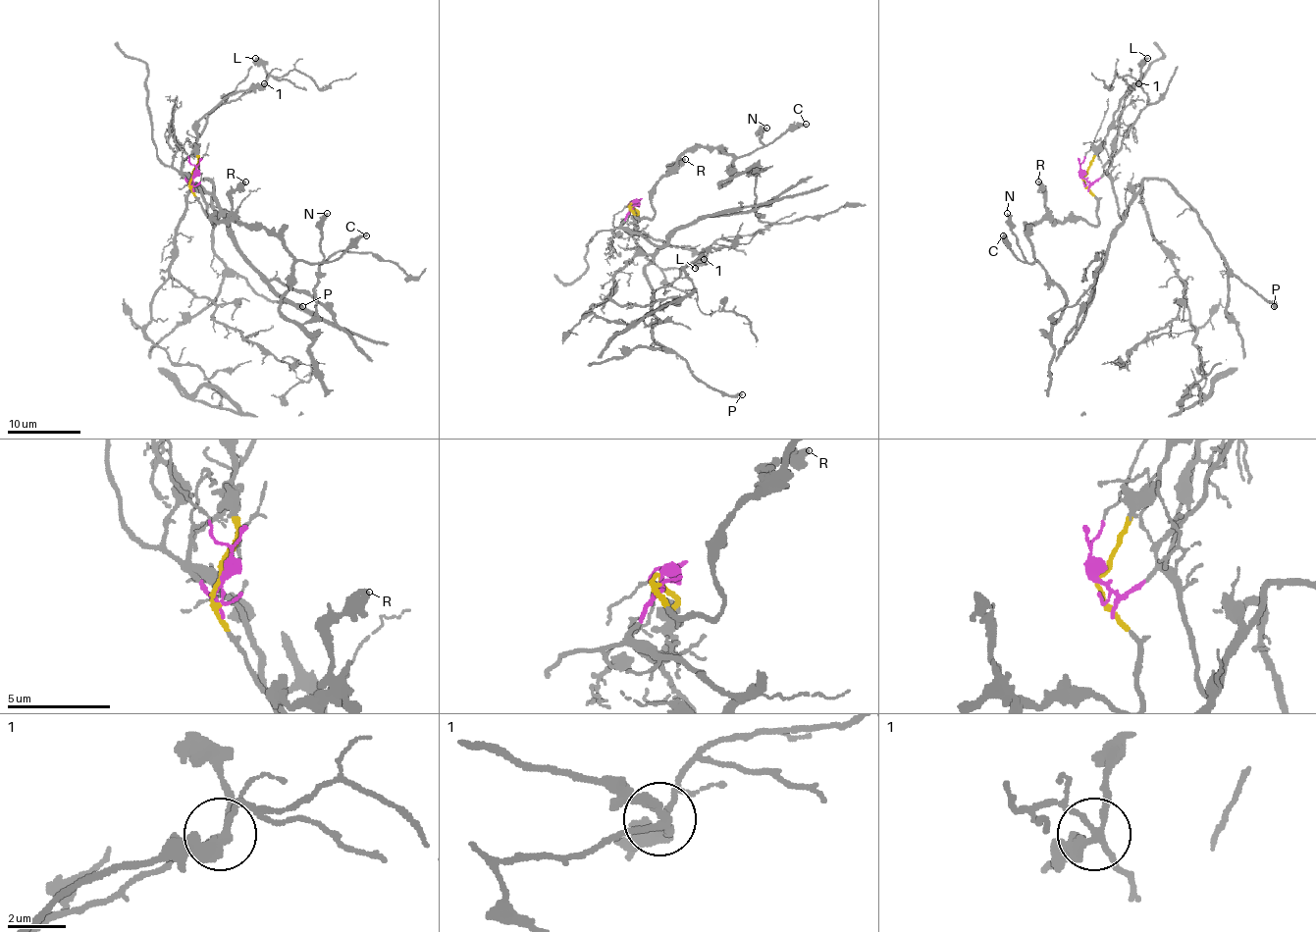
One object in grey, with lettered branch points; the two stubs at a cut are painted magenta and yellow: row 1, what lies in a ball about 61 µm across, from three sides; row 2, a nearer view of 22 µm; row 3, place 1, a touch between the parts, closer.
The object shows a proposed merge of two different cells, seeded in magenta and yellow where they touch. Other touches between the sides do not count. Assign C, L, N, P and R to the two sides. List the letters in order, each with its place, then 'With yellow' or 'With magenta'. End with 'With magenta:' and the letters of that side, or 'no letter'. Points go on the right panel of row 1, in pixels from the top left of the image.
C: Place: (1003, 235). With yellow
L: Place: (1147, 58). With yellow
N: Place: (1007, 213). With yellow
P: Place: (1274, 306). With magenta
R: Place: (1038, 181). With yellow
With magenta: P

